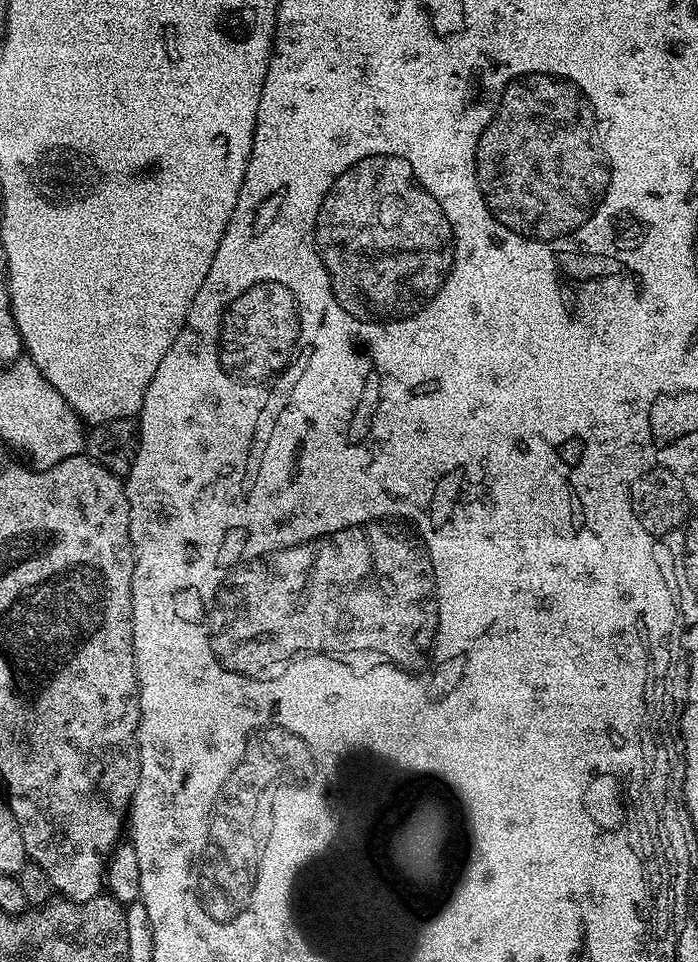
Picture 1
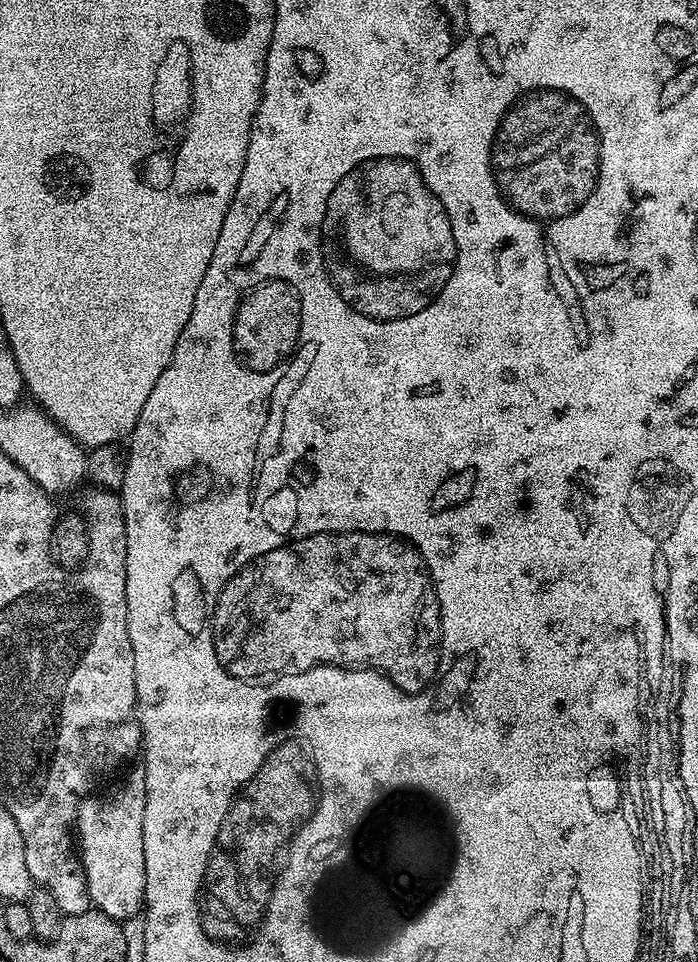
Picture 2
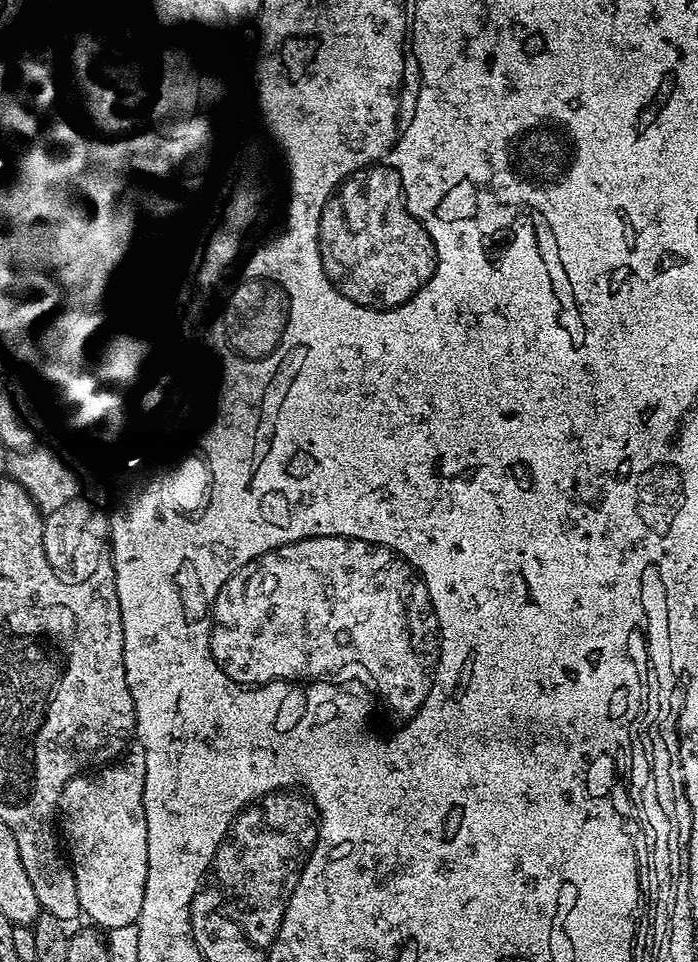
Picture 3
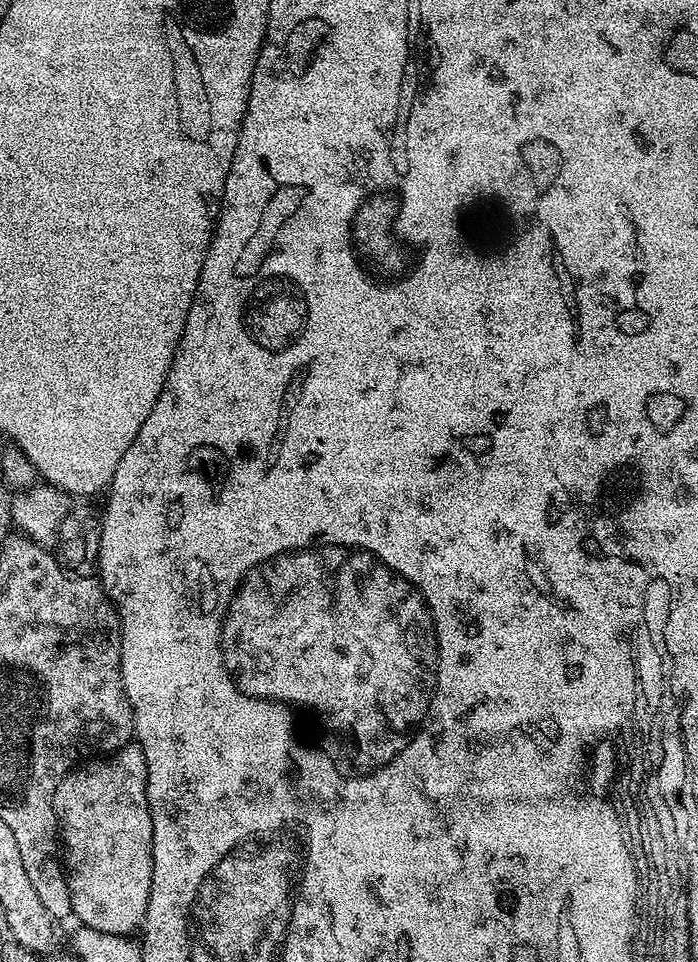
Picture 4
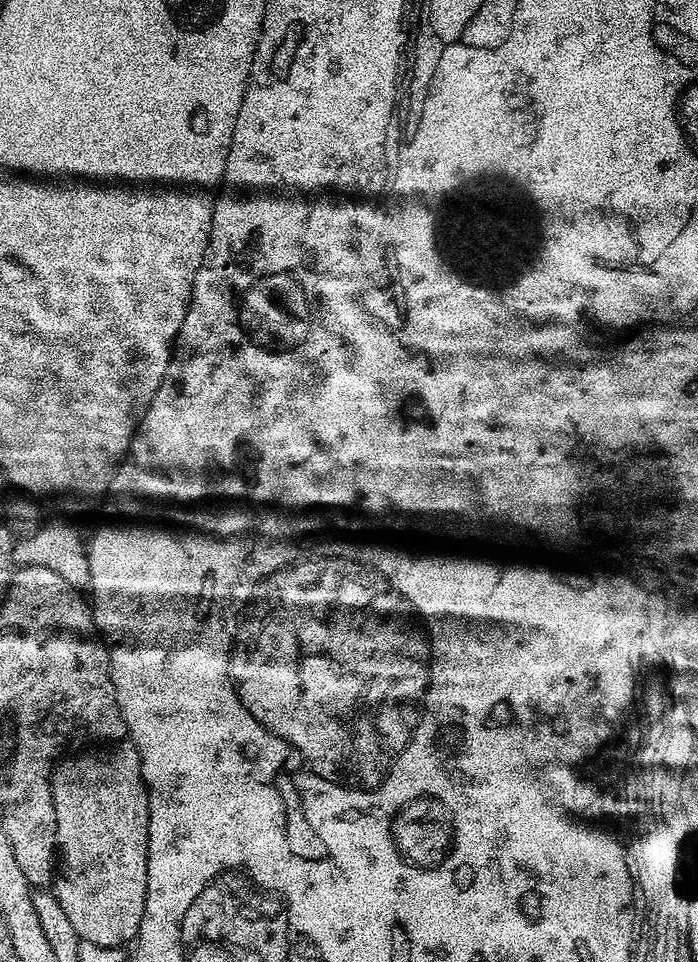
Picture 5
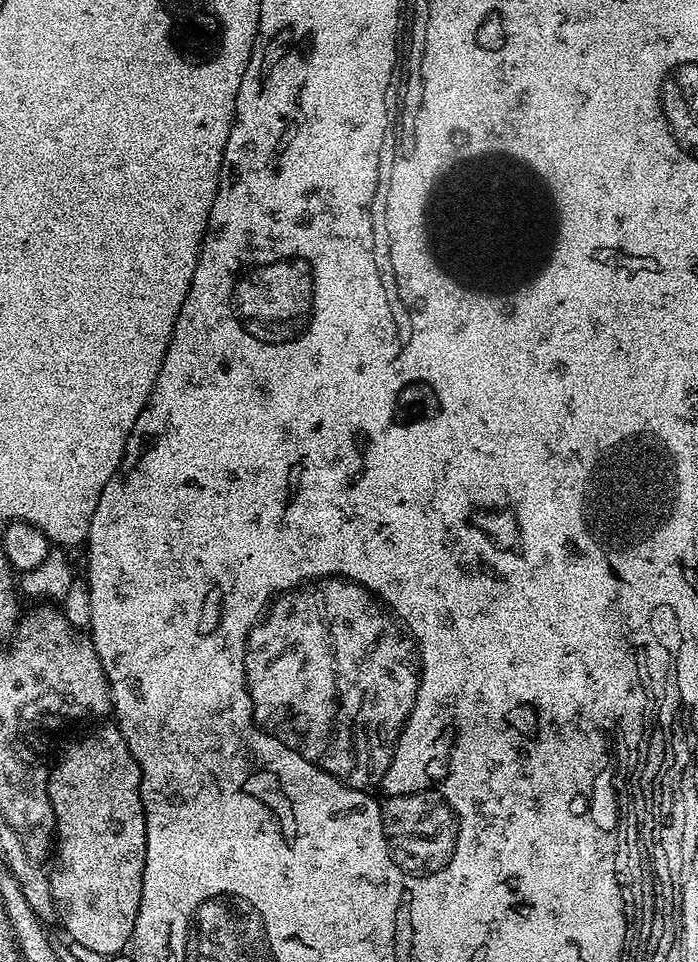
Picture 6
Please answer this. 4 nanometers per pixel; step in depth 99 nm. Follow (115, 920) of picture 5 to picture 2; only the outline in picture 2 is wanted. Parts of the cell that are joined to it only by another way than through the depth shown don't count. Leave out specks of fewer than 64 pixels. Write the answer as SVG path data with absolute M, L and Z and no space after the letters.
M136 766L136 769L113 792L104 792L101 796L96 795L85 796L76 807L74 836L78 841L80 866L84 870L88 897L92 899L92 908L123 922L131 916L141 915L144 907L146 854L142 850L142 818L146 814L146 770L142 766Z

